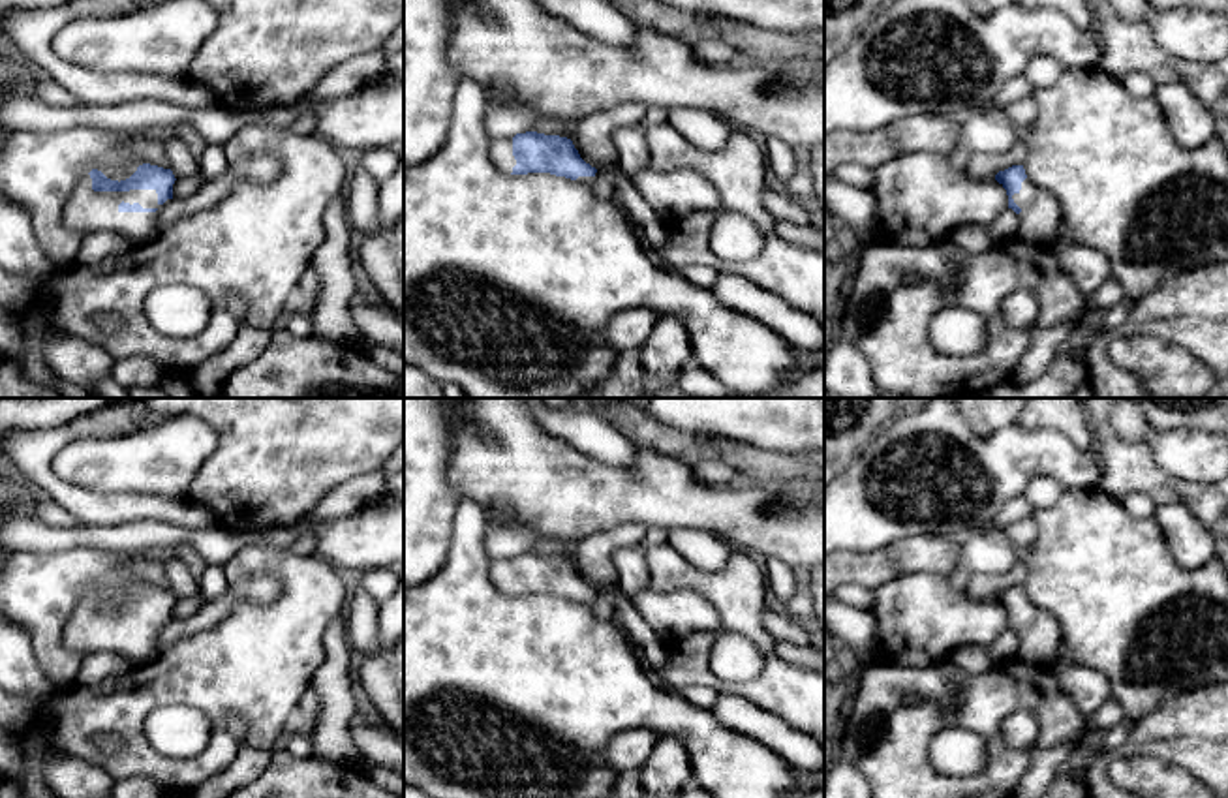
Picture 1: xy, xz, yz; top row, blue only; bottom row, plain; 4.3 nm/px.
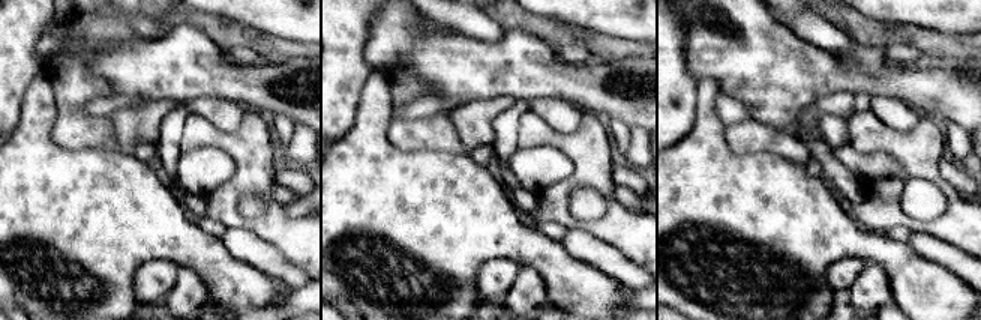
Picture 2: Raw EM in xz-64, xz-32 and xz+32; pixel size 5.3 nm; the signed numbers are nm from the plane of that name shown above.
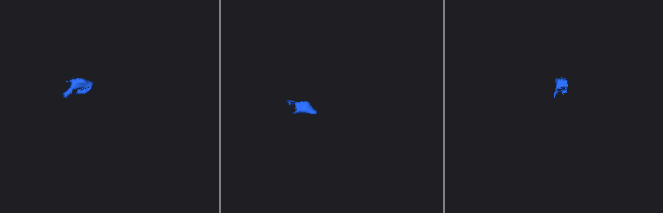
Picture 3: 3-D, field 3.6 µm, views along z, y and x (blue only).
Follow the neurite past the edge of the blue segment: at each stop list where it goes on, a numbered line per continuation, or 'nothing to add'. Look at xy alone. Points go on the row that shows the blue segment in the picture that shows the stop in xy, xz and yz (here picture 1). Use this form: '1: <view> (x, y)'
1: xy (87, 211)

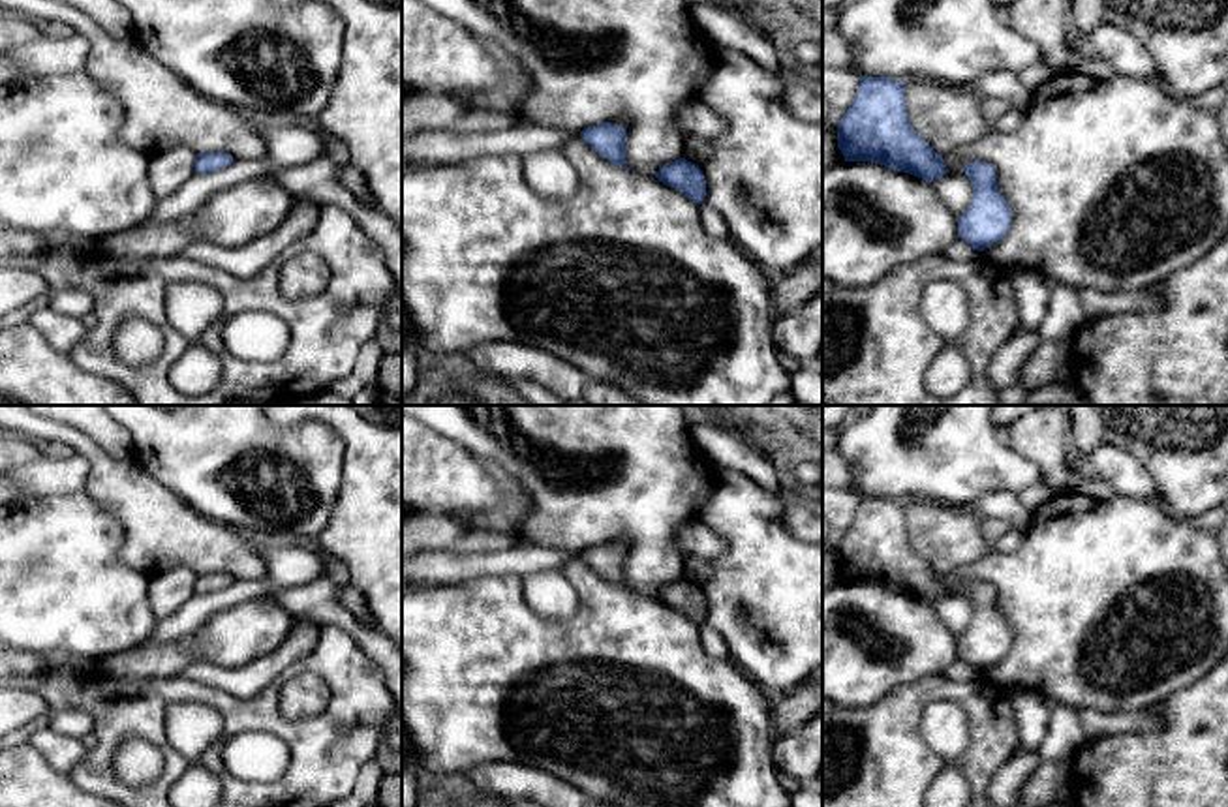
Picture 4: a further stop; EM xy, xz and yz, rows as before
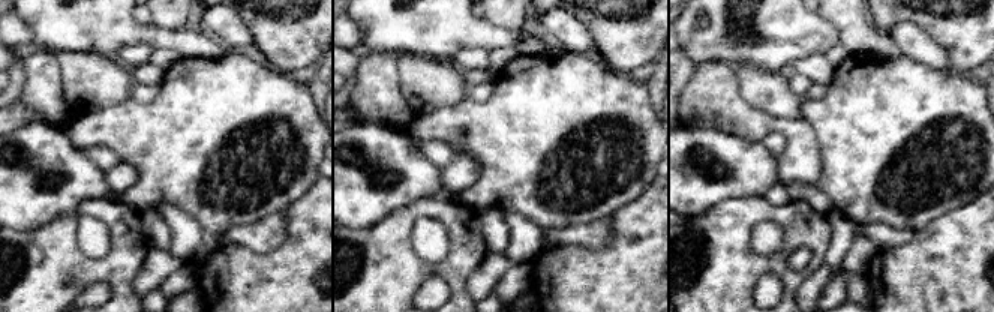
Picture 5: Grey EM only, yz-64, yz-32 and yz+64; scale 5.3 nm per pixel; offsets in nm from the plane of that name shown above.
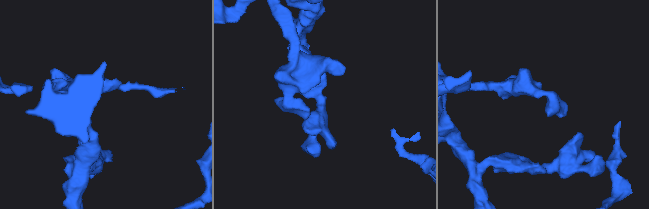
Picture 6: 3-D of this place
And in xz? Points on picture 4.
nothing to add

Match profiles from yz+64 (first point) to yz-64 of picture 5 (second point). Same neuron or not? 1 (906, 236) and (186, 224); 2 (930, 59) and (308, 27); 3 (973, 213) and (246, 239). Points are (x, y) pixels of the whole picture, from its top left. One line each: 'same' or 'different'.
1: different
2: different
3: different

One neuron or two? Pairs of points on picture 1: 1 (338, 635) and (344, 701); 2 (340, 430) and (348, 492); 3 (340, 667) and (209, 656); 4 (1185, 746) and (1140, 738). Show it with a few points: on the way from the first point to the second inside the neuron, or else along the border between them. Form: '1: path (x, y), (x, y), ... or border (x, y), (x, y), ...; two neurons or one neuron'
1: path (338, 652), (338, 684); one neuron
2: border (380, 468), (338, 483), (312, 509); two neurons
3: border (331, 622), (323, 635), (323, 661), (310, 684); two neurons
4: path (1174, 738), (1151, 738); one neuron

